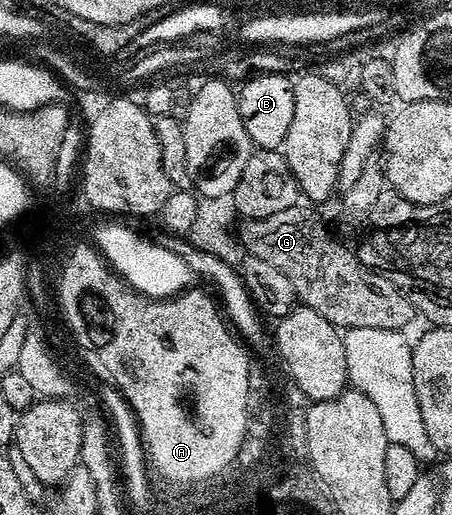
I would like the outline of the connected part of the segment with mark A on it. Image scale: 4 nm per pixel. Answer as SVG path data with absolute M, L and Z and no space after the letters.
M85 243L82 247L76 246L76 249L77 252L74 253L73 259L69 261L69 266L65 270L65 278L62 281L62 299L65 302L66 312L69 313L70 323L73 324L73 328L76 328L77 336L80 336L81 344L85 347L85 355L89 357L89 363L93 364L93 368L102 376L109 377L109 381L113 383L114 387L122 391L125 398L131 399L133 404L137 404L141 416L140 424L143 426L141 437L149 440L149 452L153 452L153 462L150 465L152 471L154 473L157 471L161 480L171 480L173 482L191 482L197 480L198 477L209 475L210 472L216 472L217 468L233 456L234 448L237 448L238 440L241 440L242 428L244 428L245 358L236 346L237 338L231 331L226 317L219 311L215 300L215 305L213 305L212 298L203 292L185 290L168 299L152 299L142 295L136 289L130 287L109 266L105 257L96 247Z

